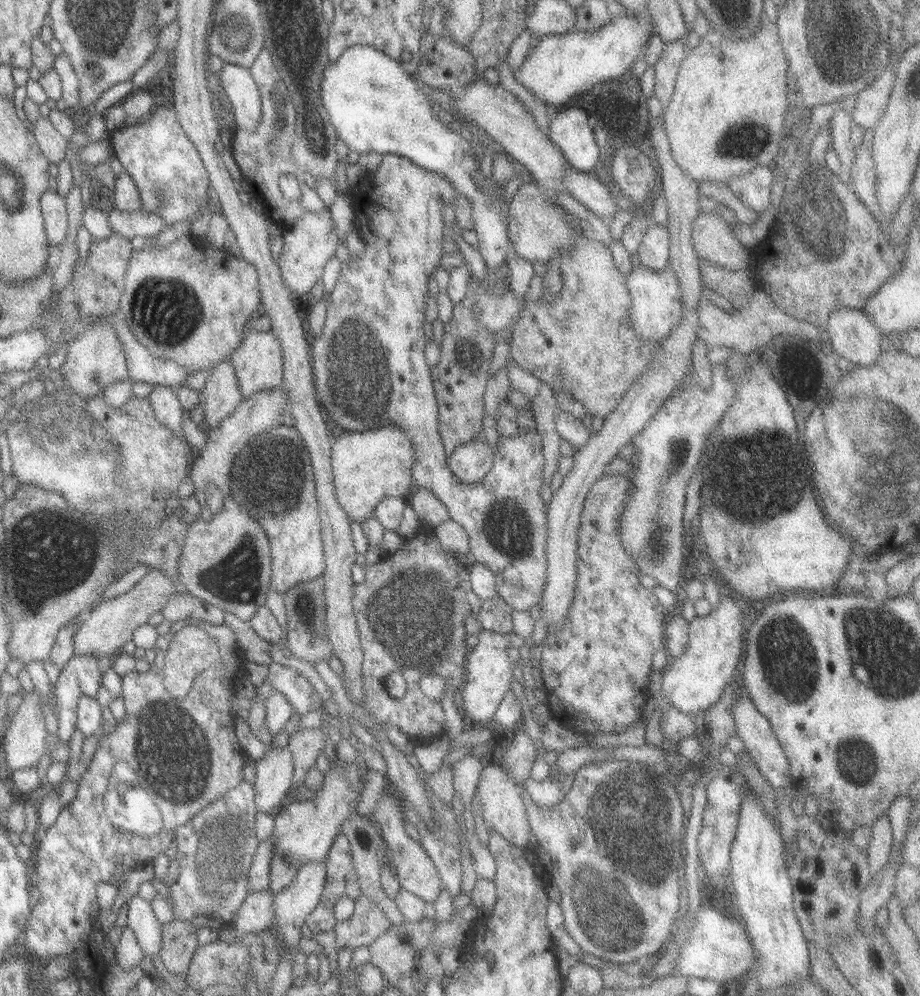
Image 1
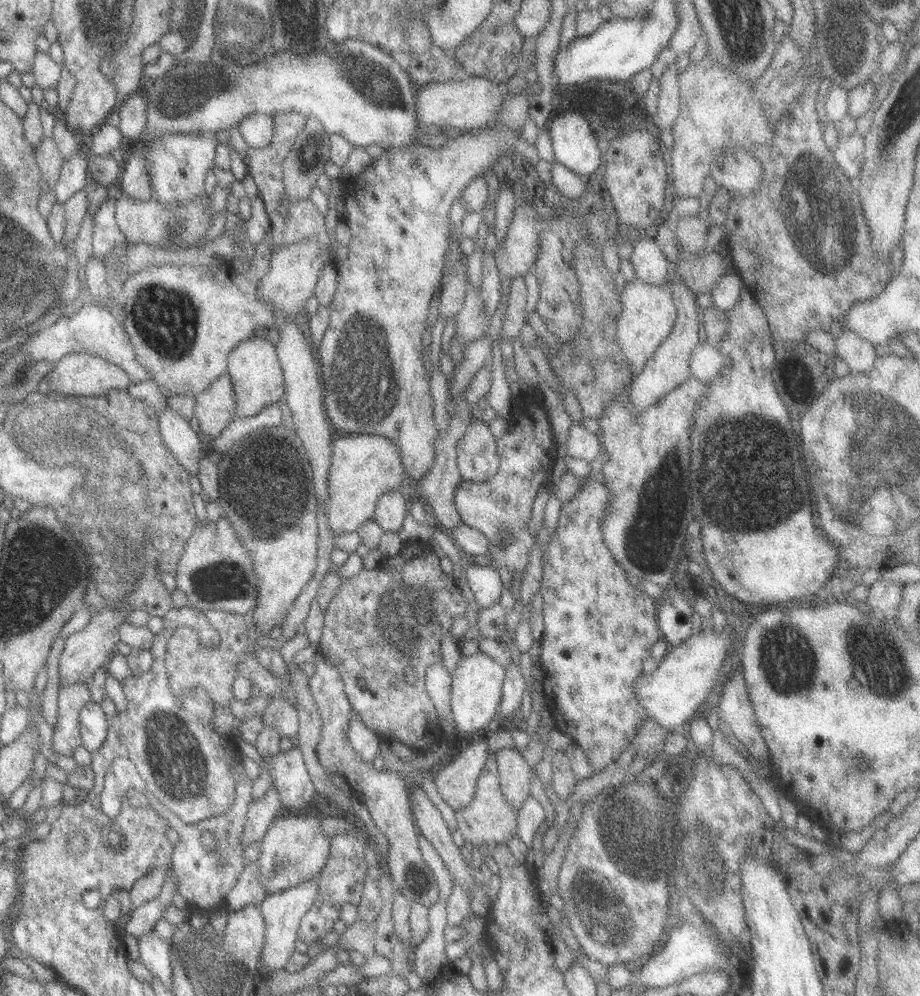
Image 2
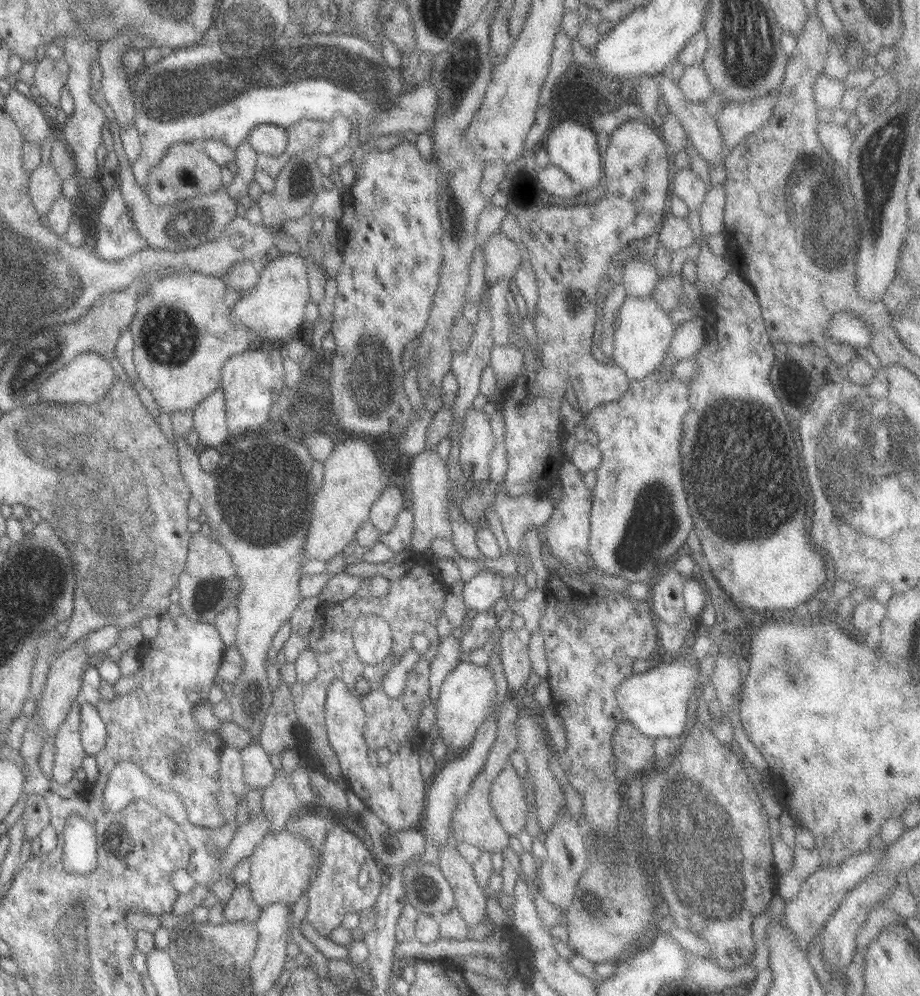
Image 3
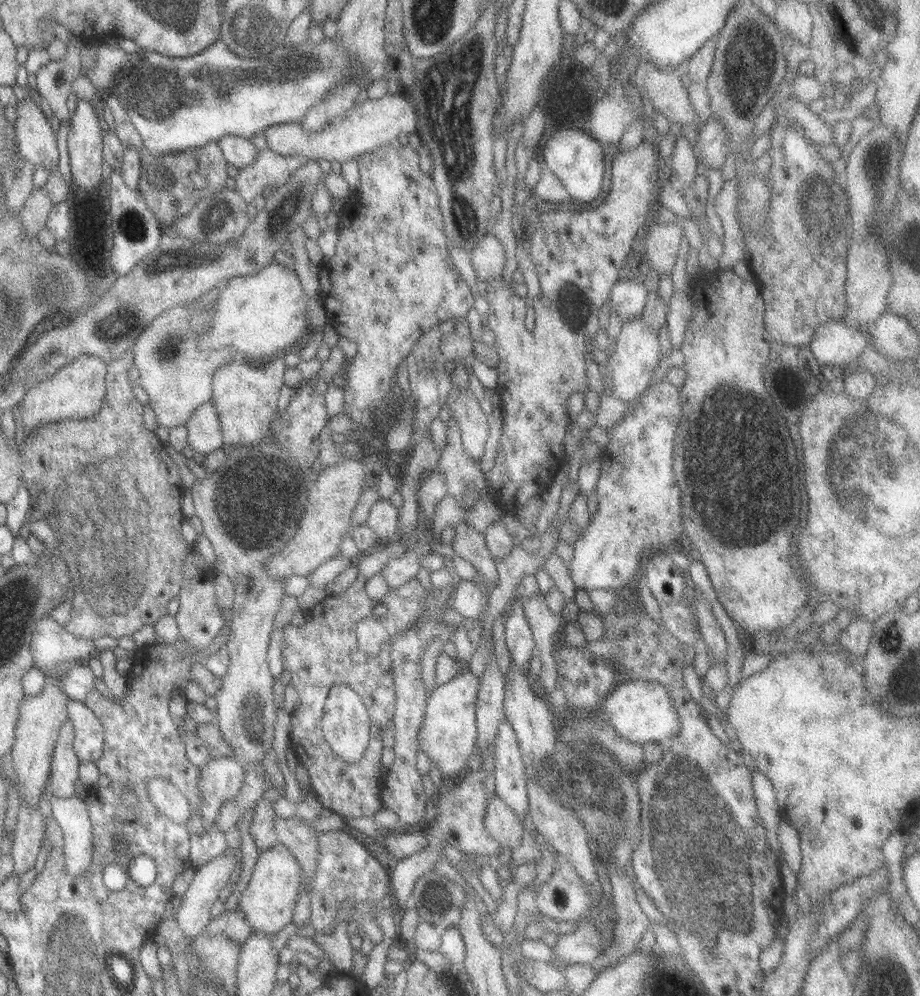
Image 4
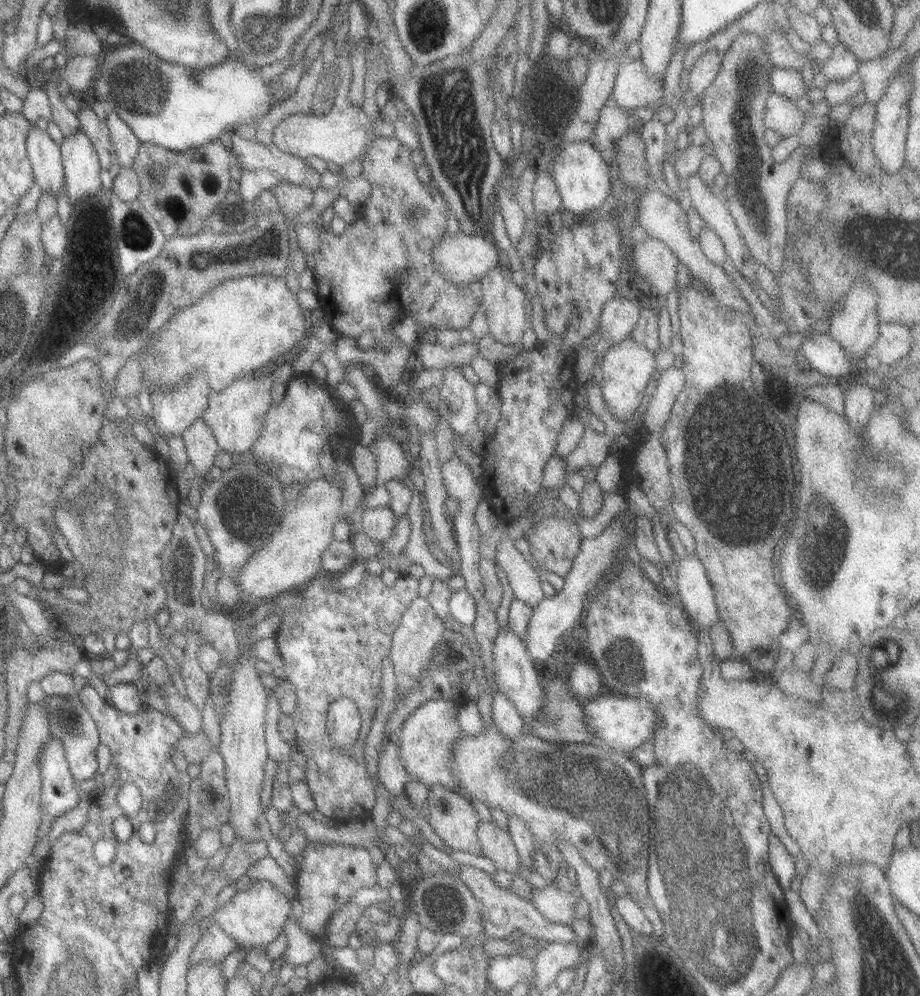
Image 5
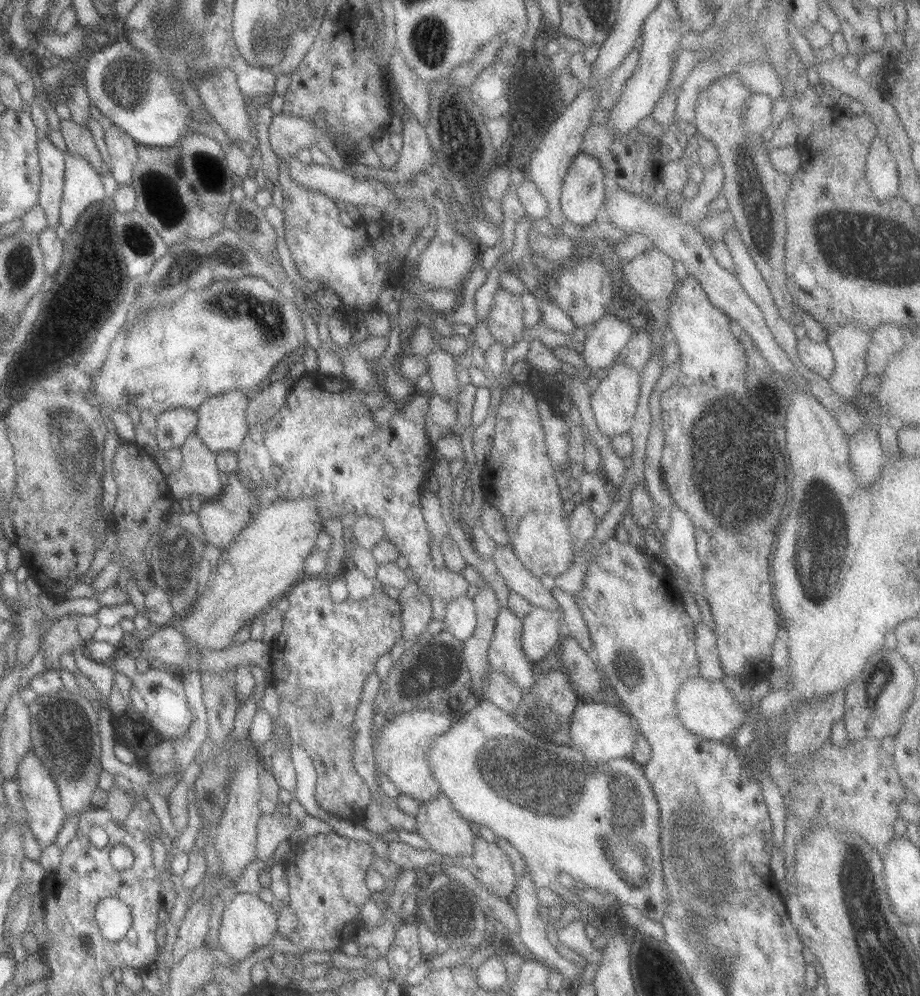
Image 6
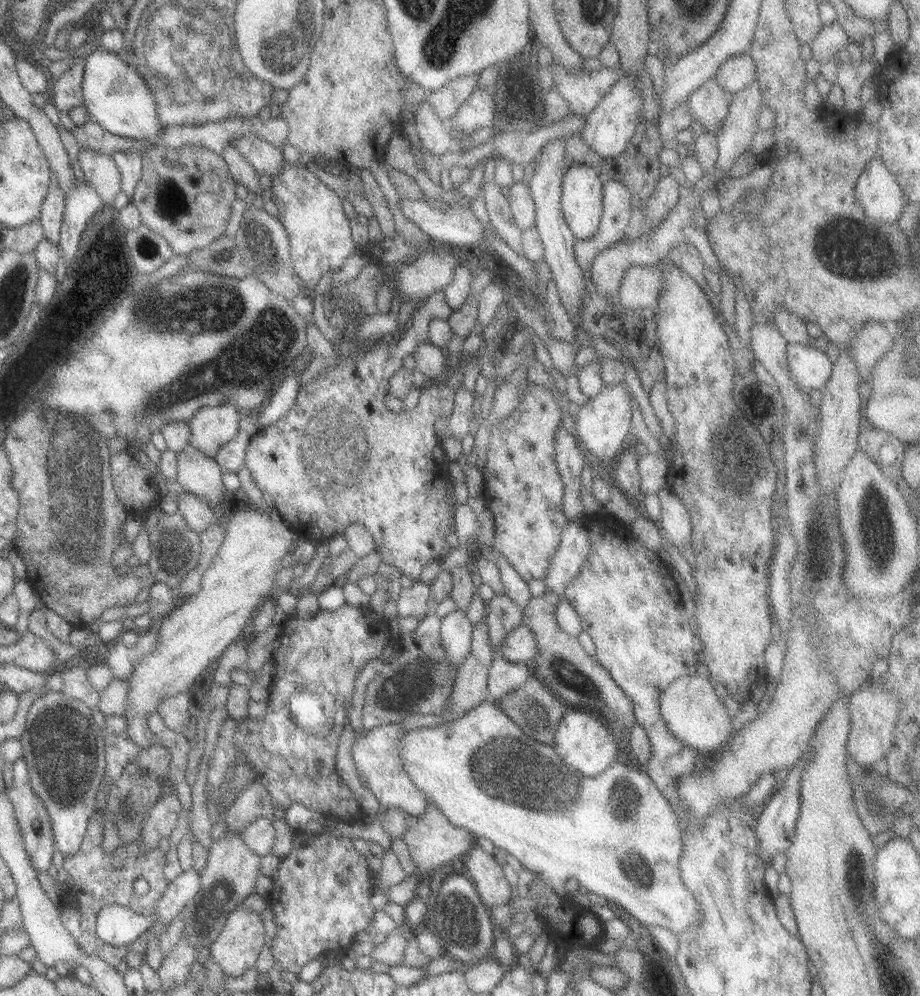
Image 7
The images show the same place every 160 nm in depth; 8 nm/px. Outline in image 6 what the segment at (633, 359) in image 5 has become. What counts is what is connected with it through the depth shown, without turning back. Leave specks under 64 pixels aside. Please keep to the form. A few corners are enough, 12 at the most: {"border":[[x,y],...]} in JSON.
{"border":[[615,360],[591,392],[598,433],[629,432],[639,371]]}

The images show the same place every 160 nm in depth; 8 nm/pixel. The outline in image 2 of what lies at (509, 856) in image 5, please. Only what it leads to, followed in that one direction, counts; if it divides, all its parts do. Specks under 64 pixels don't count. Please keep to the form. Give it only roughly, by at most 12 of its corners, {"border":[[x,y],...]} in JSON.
{"border":[[520,750],[495,753],[498,785],[514,810],[529,796],[534,770]]}

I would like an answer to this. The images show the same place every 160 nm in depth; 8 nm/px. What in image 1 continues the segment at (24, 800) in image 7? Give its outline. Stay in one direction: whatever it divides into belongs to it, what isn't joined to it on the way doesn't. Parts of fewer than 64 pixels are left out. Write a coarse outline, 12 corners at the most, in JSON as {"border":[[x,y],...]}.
{"border":[[72,655],[53,686],[57,744],[75,730],[80,696],[94,698],[99,657]]}

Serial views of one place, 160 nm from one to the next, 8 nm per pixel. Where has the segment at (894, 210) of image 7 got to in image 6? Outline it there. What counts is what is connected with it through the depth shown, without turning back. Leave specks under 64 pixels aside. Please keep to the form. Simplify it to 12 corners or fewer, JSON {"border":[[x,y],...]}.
{"border":[[876,134],[864,160],[867,186],[879,202],[897,194],[886,142]]}

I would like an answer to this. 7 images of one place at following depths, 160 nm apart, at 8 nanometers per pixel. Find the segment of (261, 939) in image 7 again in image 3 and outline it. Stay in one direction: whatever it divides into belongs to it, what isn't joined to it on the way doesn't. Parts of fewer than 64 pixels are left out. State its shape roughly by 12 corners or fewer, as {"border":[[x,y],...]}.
{"border":[[268,831],[247,859],[260,910],[291,908],[317,864],[306,839]]}

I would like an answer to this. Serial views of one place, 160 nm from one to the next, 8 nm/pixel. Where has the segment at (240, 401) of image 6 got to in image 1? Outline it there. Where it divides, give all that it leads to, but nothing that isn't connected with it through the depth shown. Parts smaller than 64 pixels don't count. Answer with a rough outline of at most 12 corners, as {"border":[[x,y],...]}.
{"border":[[270,329],[247,330],[228,361],[242,398],[282,384]]}

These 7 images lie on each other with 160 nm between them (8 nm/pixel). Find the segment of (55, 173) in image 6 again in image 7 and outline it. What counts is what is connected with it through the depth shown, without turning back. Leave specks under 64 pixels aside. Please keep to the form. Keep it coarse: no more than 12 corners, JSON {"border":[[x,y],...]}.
{"border":[[51,174],[38,209],[42,238],[58,243],[64,193]]}

